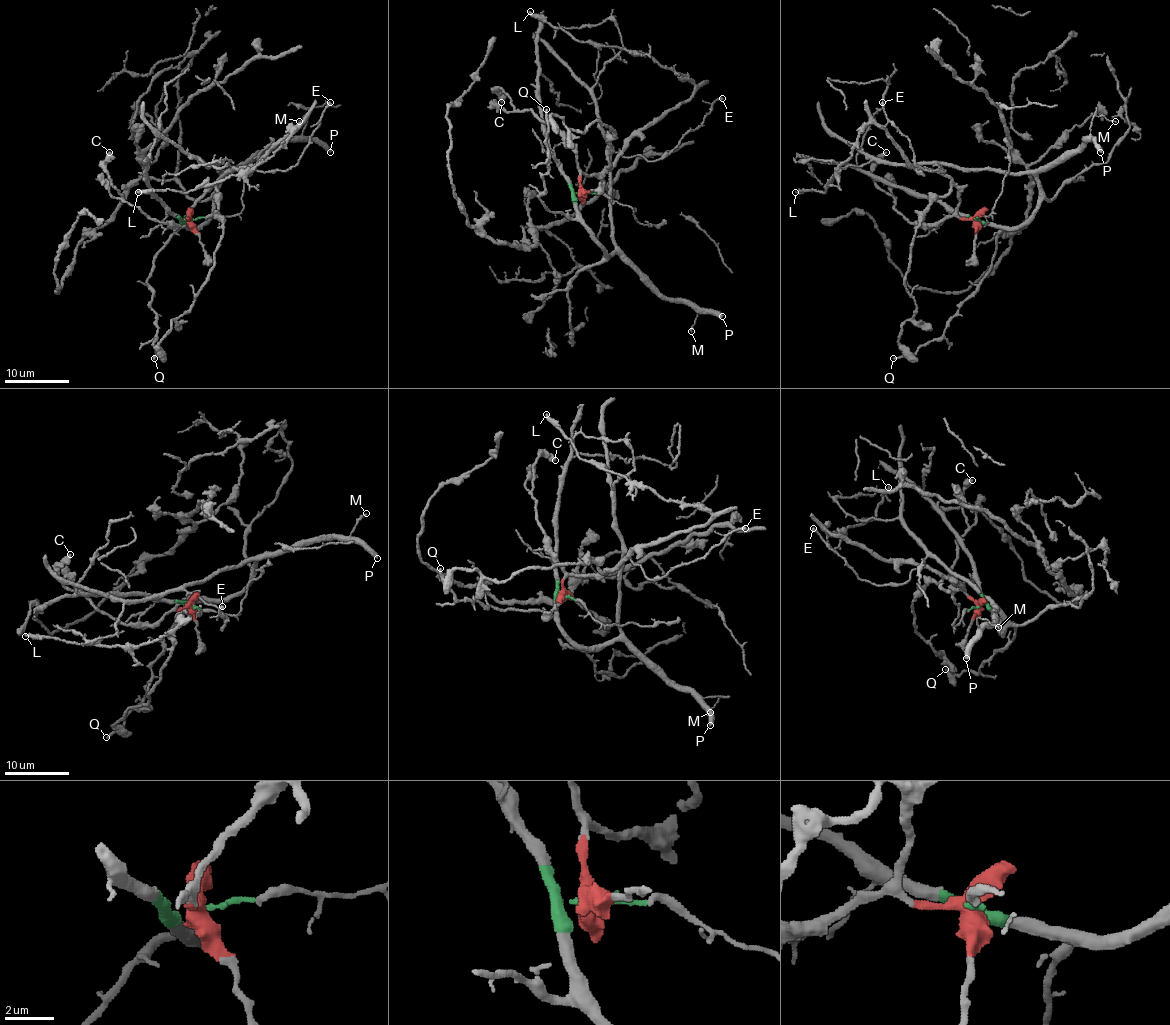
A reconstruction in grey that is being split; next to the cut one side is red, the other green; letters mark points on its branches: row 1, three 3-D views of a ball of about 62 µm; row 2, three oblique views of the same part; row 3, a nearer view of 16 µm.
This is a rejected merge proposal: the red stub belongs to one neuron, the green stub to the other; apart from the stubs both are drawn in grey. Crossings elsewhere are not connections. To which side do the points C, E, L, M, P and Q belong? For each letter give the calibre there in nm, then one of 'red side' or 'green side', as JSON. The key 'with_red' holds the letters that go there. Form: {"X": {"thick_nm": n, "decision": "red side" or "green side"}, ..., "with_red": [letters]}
{"C": {"thick_nm": 380, "decision": "red side"}, "E": {"thick_nm": 300, "decision": "green side"}, "L": {"thick_nm": 400, "decision": "red side"}, "M": {"thick_nm": 140, "decision": "green side"}, "P": {"thick_nm": 440, "decision": "green side"}, "Q": {"thick_nm": 240, "decision": "green side"}, "with_red": ["C", "L"]}

